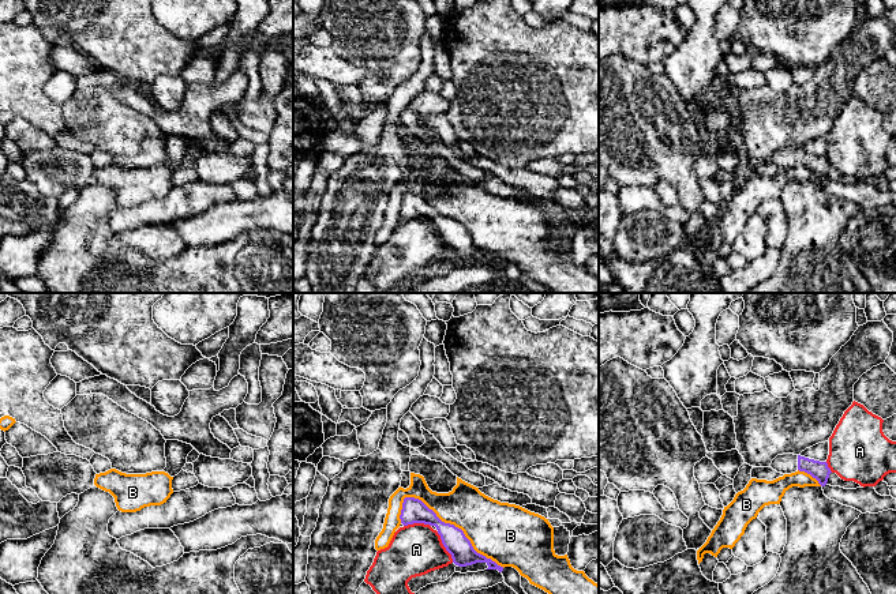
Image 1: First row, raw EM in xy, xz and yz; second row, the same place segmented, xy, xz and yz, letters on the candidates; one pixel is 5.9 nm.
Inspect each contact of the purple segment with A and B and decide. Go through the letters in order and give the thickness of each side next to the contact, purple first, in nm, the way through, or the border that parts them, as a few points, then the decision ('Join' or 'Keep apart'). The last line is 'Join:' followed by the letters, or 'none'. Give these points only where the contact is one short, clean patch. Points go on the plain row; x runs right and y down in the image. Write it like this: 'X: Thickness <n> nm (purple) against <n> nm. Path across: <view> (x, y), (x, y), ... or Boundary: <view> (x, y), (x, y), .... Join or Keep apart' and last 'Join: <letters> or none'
A: Thickness 140 nm (purple) against 300 nm. Keep apart
B: Thickness 140 nm (purple) against 340 nm. Keep apart
Join: none

